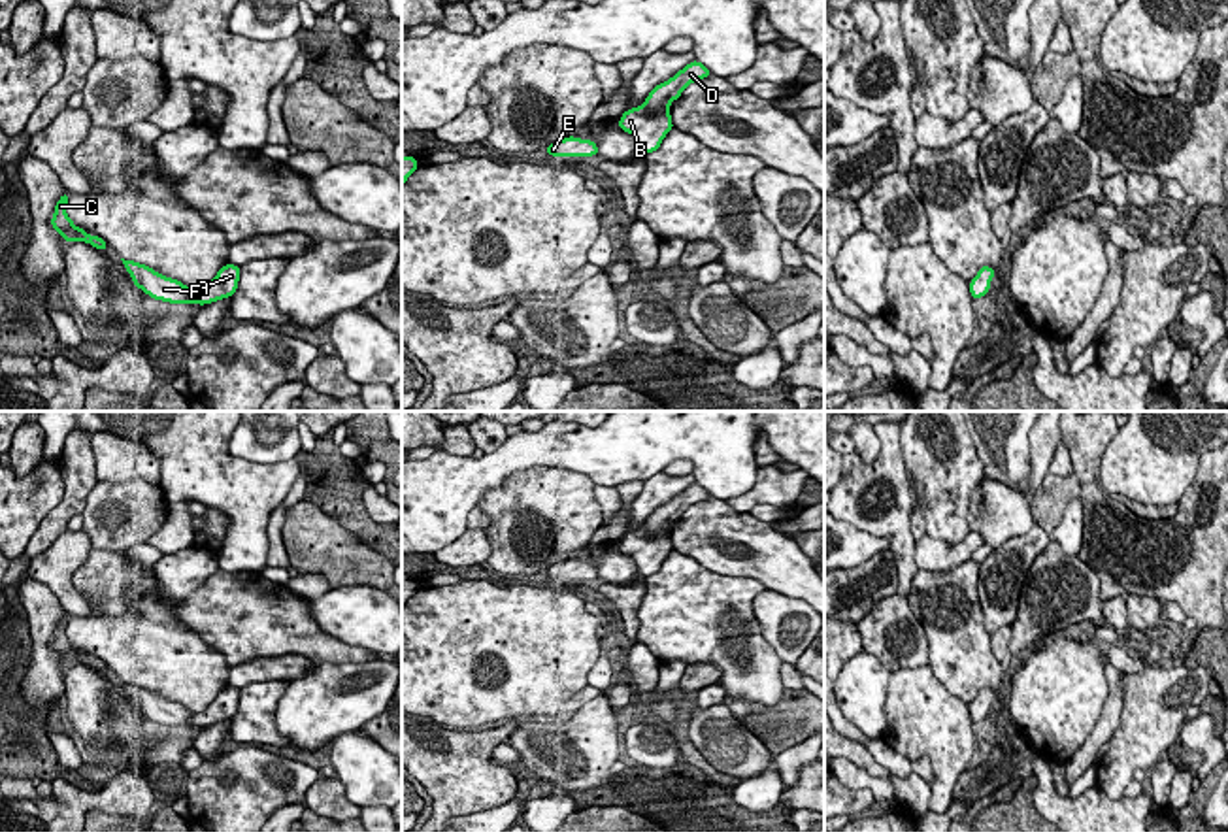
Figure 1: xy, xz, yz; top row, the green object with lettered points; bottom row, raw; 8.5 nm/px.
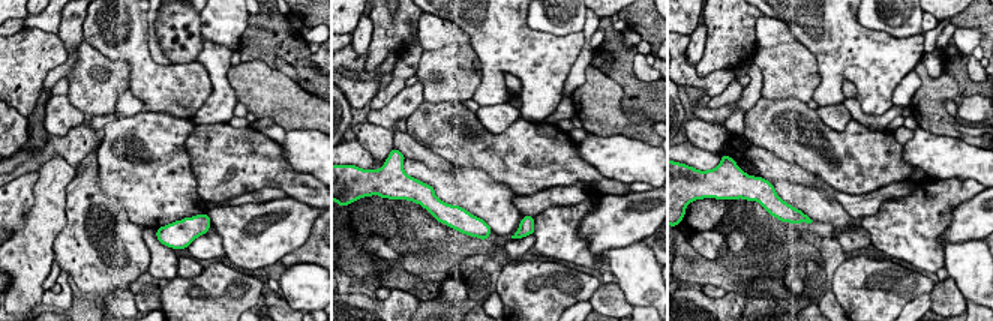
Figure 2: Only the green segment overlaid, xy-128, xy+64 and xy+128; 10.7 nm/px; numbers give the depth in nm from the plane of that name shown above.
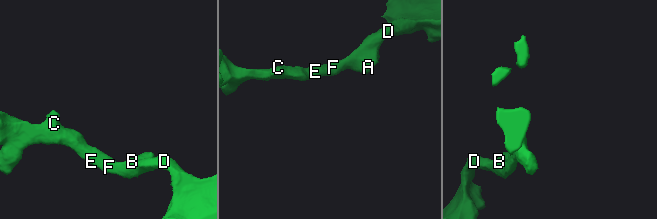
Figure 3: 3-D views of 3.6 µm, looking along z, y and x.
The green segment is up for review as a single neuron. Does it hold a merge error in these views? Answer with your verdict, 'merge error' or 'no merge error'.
no merge error

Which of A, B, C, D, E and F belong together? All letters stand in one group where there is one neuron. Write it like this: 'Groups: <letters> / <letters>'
Groups: A B C D E F

